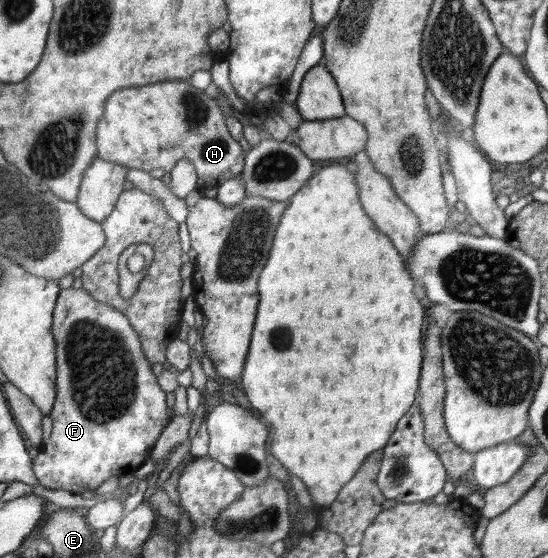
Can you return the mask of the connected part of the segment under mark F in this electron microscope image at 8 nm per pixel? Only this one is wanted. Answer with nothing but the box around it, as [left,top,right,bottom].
[31,287,171,495]

